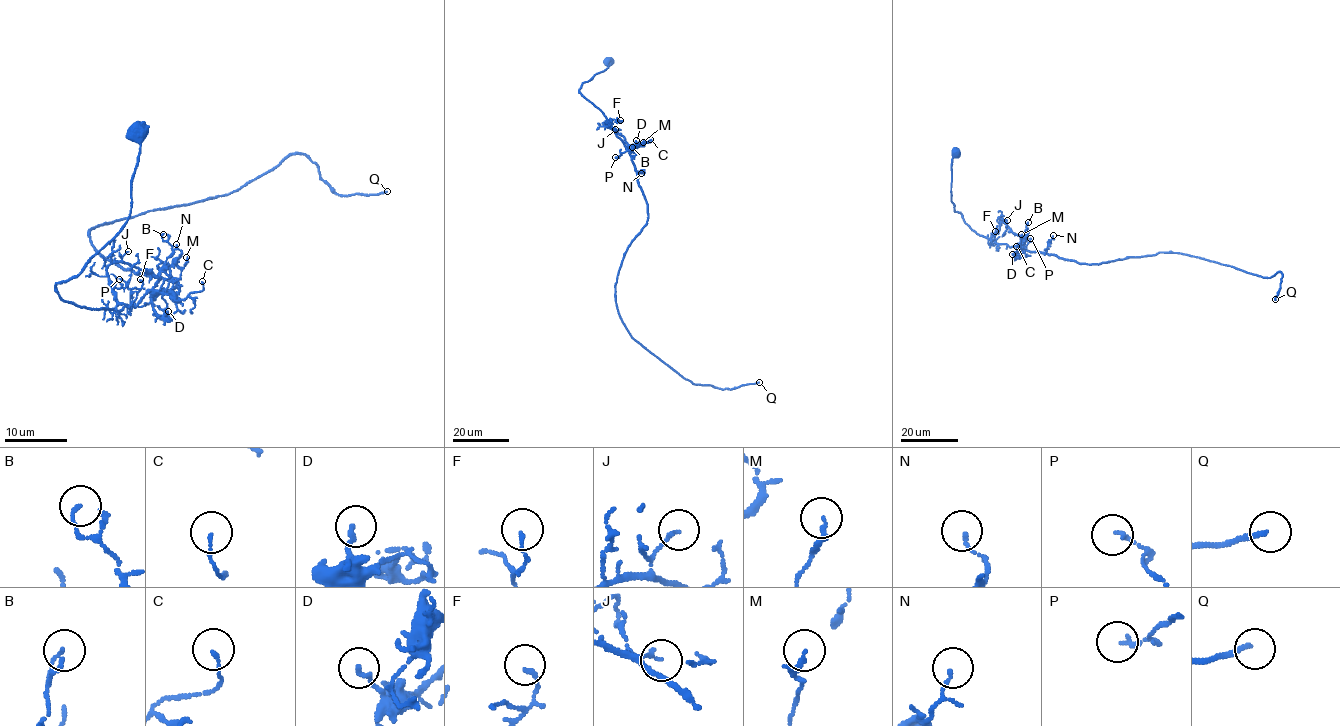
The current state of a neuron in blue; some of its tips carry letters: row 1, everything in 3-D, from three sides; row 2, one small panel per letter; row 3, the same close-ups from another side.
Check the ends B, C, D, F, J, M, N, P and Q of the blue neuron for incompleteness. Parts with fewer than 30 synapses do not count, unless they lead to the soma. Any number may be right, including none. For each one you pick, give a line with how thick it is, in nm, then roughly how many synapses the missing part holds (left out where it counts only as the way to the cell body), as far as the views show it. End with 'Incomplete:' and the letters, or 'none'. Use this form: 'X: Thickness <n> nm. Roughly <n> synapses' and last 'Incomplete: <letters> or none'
Q: Thickness 170 nm. Roughly 70 synapses
Incomplete: Q

